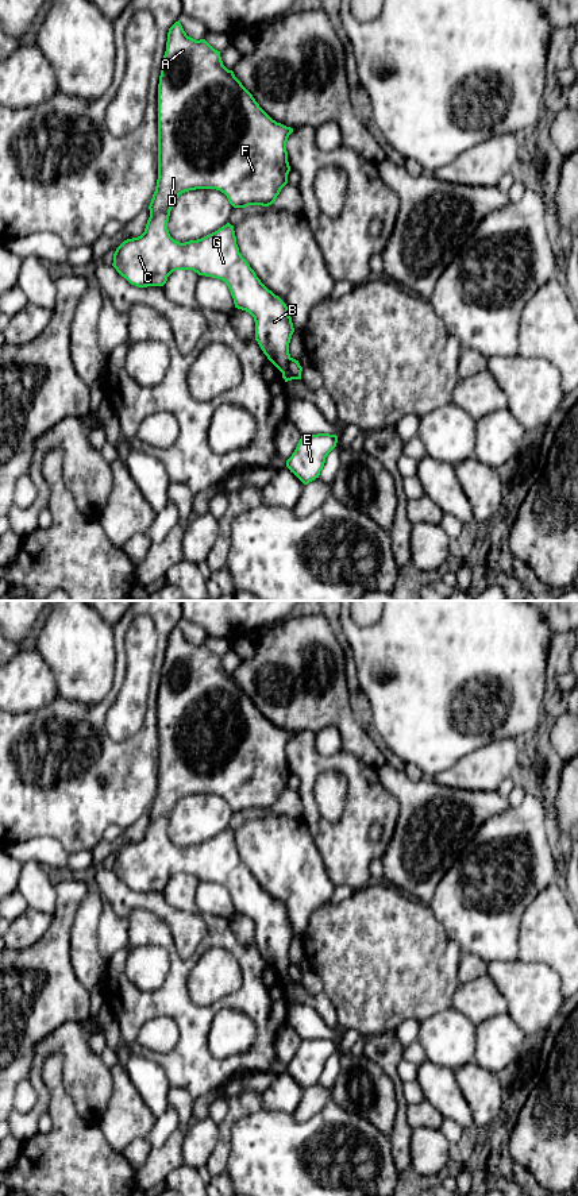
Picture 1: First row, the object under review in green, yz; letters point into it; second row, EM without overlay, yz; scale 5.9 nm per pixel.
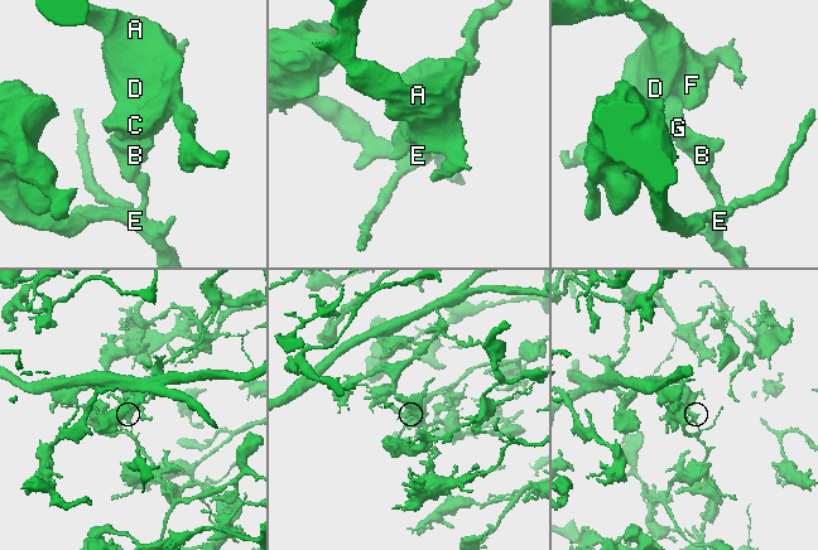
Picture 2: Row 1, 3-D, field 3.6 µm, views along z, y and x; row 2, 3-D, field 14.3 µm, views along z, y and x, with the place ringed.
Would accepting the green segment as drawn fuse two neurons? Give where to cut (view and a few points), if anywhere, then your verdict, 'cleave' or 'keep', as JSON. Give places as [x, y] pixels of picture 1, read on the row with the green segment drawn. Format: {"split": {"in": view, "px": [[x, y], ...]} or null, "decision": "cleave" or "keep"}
{"split": {"in": "yz", "px": [[291, 358], [281, 371]]}, "decision": "cleave"}

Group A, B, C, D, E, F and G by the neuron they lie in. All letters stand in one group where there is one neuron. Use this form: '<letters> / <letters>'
A B C D F G / E

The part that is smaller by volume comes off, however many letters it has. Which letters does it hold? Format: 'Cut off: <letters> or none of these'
Cut off: E

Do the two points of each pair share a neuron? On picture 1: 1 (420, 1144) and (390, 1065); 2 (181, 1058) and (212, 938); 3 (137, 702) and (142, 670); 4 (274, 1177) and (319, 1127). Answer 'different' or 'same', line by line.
1: different
2: same
3: same
4: same

